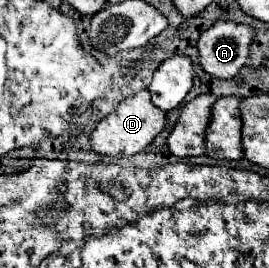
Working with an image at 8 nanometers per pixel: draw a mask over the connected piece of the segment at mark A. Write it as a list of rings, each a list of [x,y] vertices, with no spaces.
[[[217,21],[199,37],[199,61],[203,69],[219,79],[233,79],[247,61],[249,45],[253,43],[253,27],[235,21]]]

